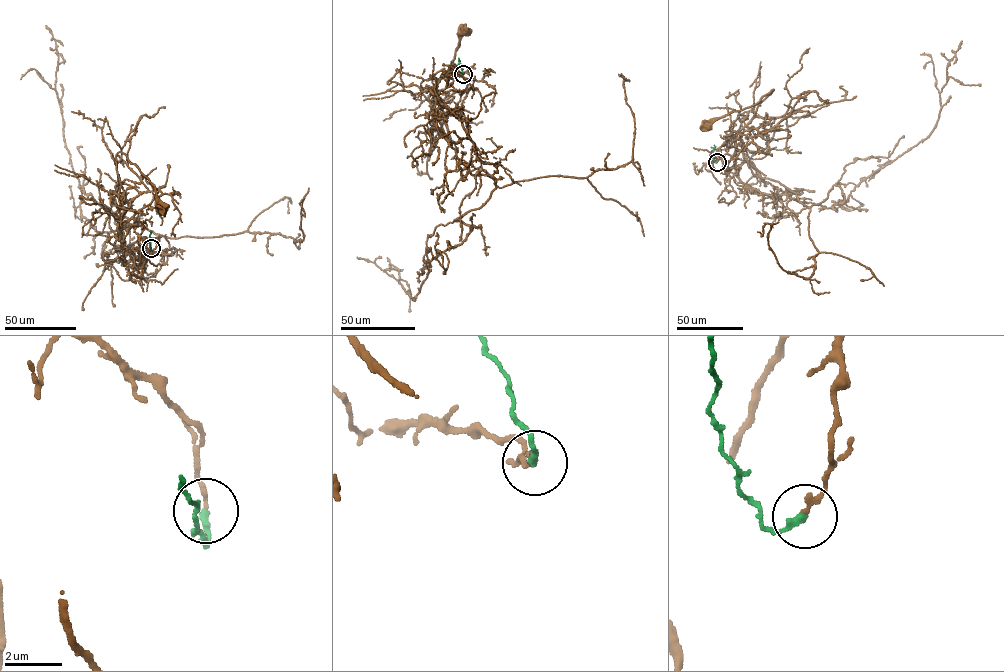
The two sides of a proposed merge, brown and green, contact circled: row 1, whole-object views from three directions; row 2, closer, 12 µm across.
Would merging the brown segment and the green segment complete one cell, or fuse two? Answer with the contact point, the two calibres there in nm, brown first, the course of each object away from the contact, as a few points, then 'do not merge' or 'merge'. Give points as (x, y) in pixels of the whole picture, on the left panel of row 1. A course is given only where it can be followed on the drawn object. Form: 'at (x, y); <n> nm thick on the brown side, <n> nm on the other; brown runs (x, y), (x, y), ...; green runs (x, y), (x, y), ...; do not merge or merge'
at (151, 248); 150 nm thick on the brown side, 240 nm on the other; brown runs (151, 248), (134, 231), (137, 220), (120, 221), (118, 153), (124, 153), (148, 179), (159, 205), (164, 208); green runs (151, 248), (150, 231); merge

